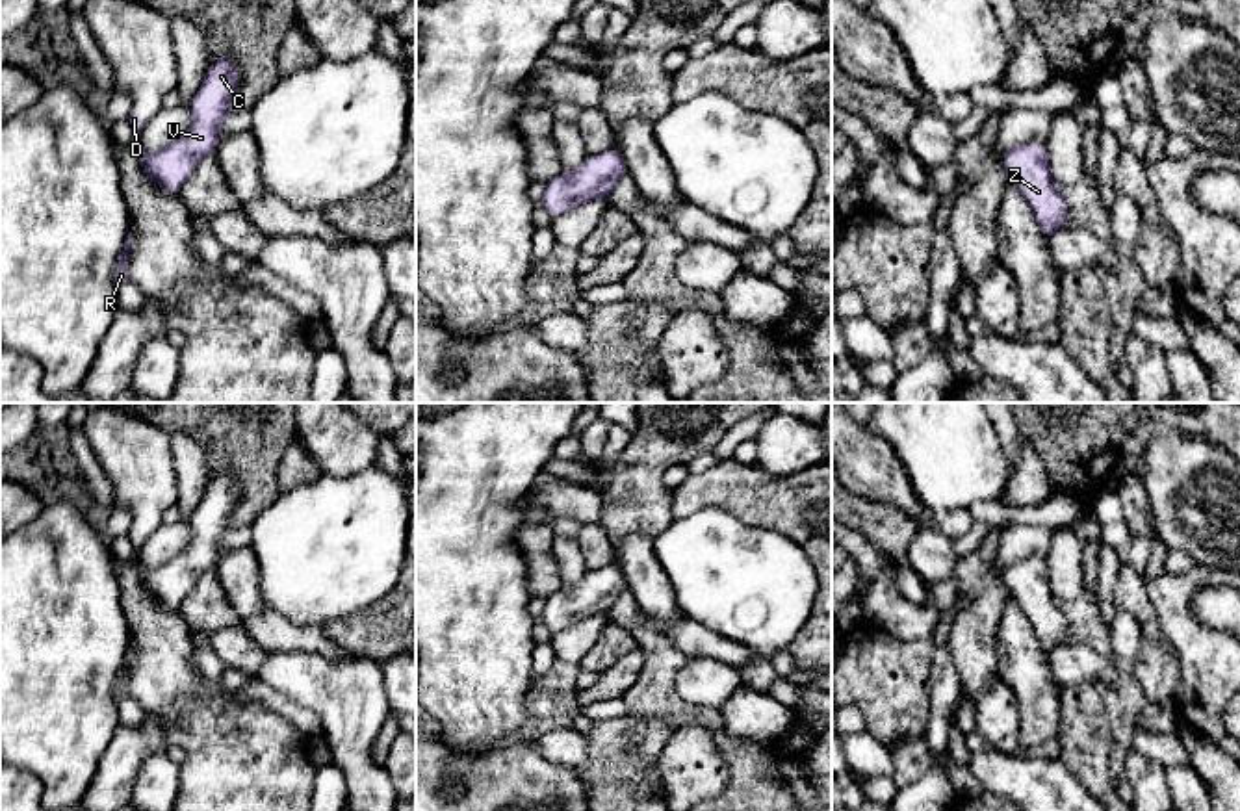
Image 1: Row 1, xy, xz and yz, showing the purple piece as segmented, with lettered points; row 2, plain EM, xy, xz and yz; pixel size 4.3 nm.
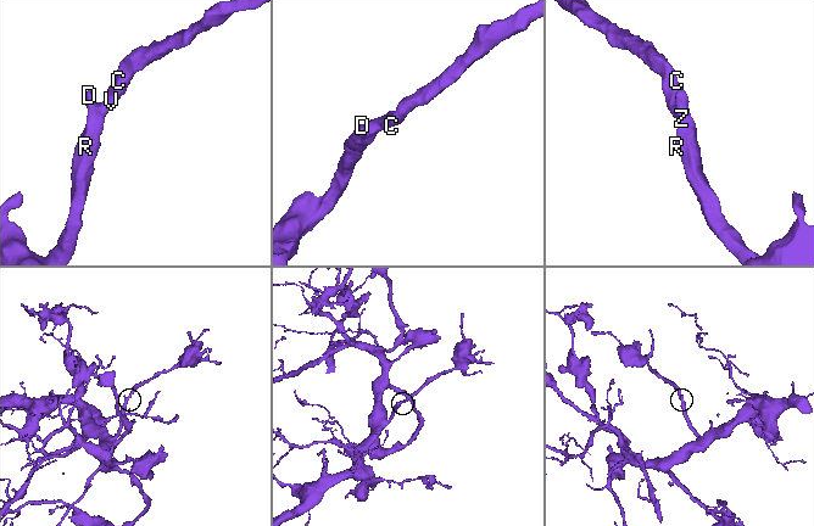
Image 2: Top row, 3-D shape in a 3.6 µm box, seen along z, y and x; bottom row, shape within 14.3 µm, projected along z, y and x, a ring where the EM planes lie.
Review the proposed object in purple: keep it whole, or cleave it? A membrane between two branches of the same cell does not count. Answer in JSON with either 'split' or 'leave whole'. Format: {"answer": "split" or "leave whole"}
{"answer": "leave whole"}

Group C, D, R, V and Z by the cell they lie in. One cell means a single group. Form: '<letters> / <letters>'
C D R V Z

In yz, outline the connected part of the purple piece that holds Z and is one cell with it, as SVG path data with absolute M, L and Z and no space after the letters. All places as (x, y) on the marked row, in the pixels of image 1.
M1027 143L1002 156L1008 178L1019 187L1040 223L1045 241L1067 226L1069 206L1054 184L1049 169L1047 143Z

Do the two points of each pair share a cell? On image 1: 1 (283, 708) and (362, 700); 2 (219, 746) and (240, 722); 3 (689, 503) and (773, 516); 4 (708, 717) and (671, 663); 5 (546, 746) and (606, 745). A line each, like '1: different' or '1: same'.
1: different
2: same
3: same
4: same
5: different

